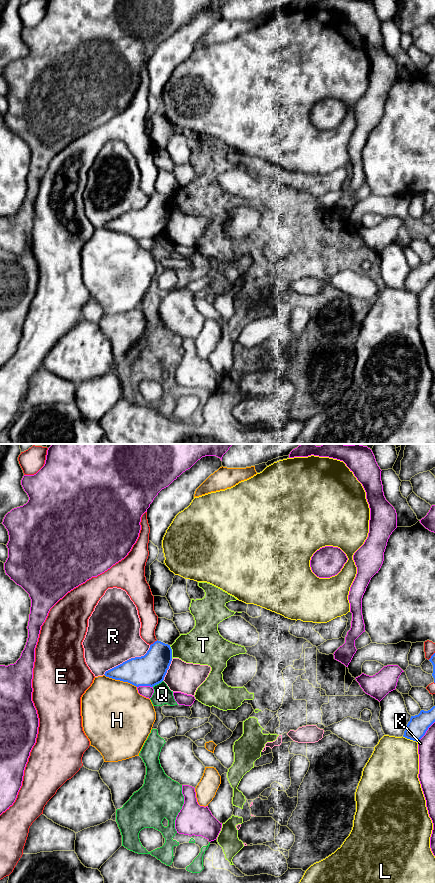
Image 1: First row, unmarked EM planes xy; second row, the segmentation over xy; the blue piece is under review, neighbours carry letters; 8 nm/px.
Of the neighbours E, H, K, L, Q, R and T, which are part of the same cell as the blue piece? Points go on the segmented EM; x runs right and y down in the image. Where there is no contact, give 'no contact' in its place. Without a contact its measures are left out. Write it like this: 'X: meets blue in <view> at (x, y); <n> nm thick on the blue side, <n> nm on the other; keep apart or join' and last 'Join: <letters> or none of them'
E: meets blue in xy at (154, 642); 260 nm thick on the blue side, 140 nm on the other; keep apart
H: meets blue in xy at (120, 680); 260 nm thick on the blue side, 500 nm on the other; keep apart
K: meets blue in xy at (144, 685); 260 nm thick on the blue side, 90 nm on the other; keep apart
L: meets blue in xy at (410, 739); 160 nm thick on the blue side, 400 nm on the other; keep apart
Q: meets blue in xy at (157, 683); 260 nm thick on the blue side, 150 nm on the other; keep apart
R: meets blue in xy at (129, 659); 260 nm thick on the blue side, 440 nm on the other; keep apart
T: meets blue in xy at (171, 652); 260 nm thick on the blue side, 300 nm on the other; keep apart
Join: none of them

